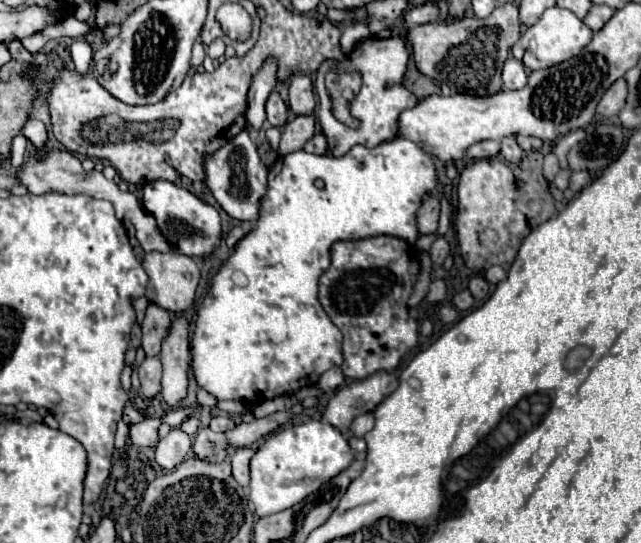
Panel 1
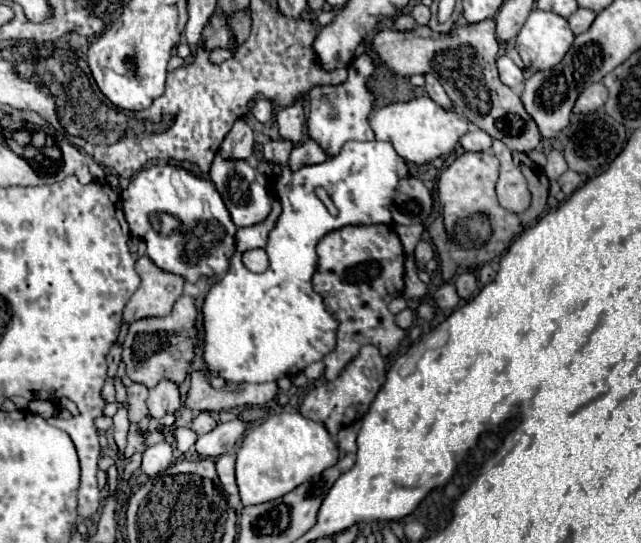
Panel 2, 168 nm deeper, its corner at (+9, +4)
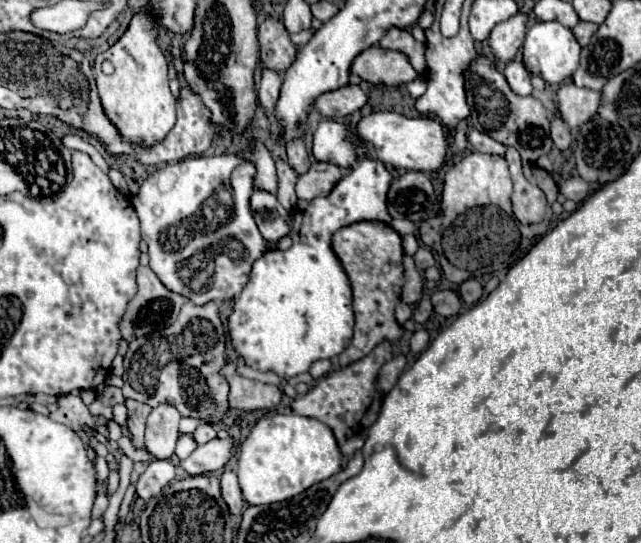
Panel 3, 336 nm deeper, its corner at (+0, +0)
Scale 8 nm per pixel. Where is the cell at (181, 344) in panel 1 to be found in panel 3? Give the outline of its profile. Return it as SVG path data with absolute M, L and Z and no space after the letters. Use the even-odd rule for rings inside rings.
M159 403L151 409L147 417L145 447L157 459L169 459L175 453L175 443L179 437L179 419L181 413L169 405Z

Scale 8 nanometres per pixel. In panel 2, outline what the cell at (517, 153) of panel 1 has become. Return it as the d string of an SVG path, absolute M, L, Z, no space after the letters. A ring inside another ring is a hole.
M494 141L492 153L500 161L500 179L496 185L498 201L506 211L522 213L530 207L530 191L526 185L524 175L520 169L512 163L512 153L502 141Z

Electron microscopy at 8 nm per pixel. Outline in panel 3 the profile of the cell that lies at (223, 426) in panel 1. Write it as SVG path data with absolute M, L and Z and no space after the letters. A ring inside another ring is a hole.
M207 423L199 425L199 427L193 431L193 439L195 439L199 445L203 445L203 443L215 439L215 437L217 437L217 429L215 429L213 425L207 425Z

